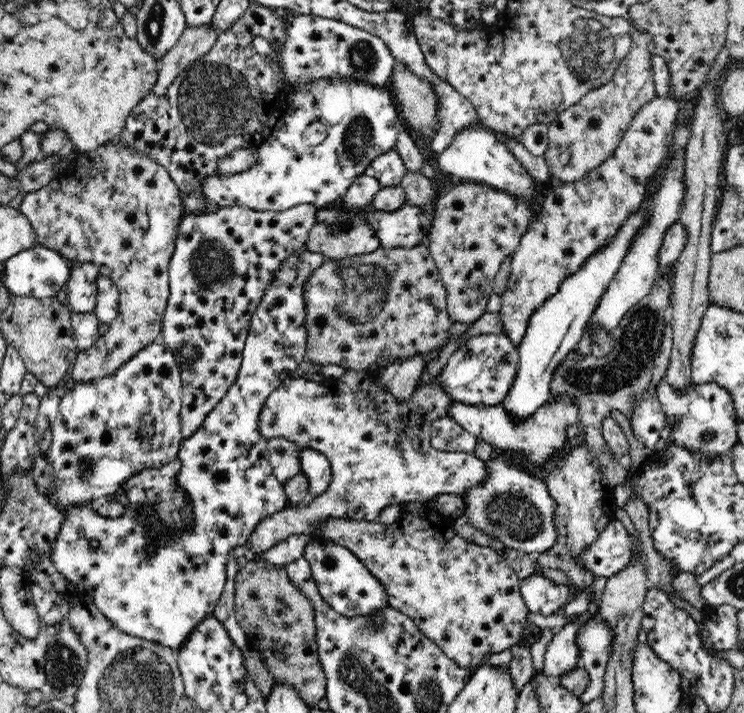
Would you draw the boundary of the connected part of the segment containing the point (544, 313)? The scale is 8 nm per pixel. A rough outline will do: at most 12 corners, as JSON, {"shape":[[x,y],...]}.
{"shape":[[678,120],[636,211],[530,313],[502,400],[518,424],[586,332],[692,120]]}

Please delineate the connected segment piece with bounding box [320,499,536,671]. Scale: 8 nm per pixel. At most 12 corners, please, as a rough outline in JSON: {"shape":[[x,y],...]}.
{"shape":[[425,502],[330,518],[389,606],[461,667],[536,629],[501,551]]}

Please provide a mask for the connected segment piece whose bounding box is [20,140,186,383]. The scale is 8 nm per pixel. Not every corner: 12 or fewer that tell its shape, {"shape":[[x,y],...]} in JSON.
{"shape":[[112,140],[20,209],[38,244],[110,268],[117,319],[75,383],[163,343],[186,214],[151,158]]}

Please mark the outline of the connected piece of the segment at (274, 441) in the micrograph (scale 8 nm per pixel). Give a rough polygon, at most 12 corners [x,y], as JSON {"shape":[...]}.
{"shape":[[268,439],[273,474],[282,484],[303,473],[295,442]]}

